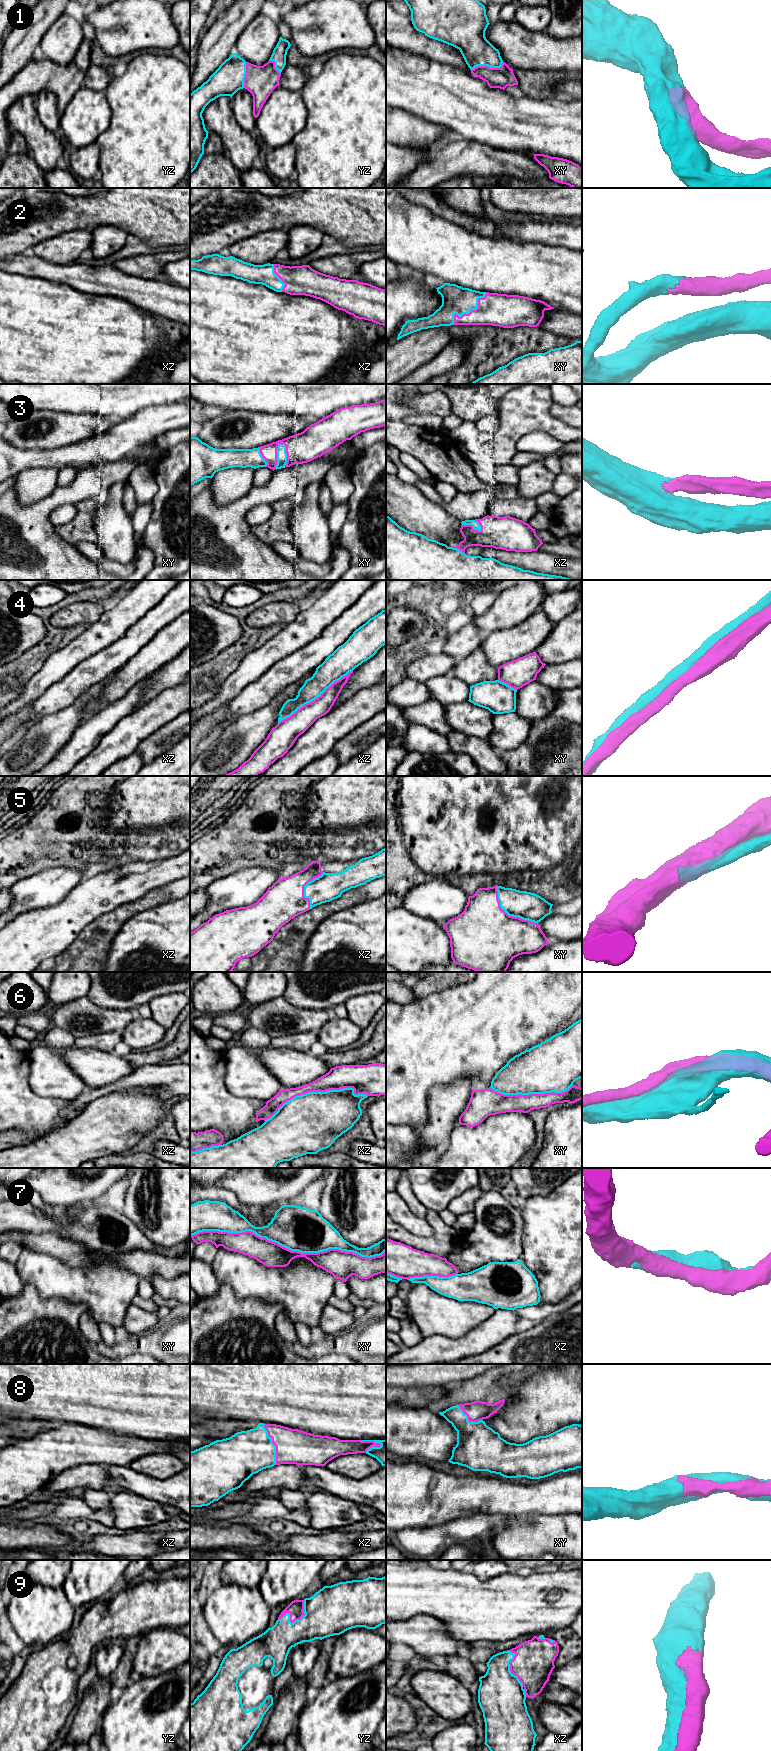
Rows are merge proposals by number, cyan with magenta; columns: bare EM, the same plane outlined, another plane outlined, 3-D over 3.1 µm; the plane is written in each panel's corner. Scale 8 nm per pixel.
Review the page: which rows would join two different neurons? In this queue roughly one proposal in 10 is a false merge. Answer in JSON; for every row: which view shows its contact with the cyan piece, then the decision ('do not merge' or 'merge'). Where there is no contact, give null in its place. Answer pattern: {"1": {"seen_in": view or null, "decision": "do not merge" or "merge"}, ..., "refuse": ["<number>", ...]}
{"1": {"seen_in": "xy", "decision": "merge"}, "2": {"seen_in": "xy", "decision": "merge"}, "3": {"seen_in": "xy", "decision": "merge"}, "4": {"seen_in": "xz", "decision": "do not merge"}, "5": {"seen_in": "xy", "decision": "merge"}, "6": {"seen_in": "xz", "decision": "merge"}, "7": {"seen_in": "xy", "decision": "merge"}, "8": {"seen_in": "xz", "decision": "merge"}, "9": {"seen_in": "yz", "decision": "merge"}, "refuse": ["4"]}

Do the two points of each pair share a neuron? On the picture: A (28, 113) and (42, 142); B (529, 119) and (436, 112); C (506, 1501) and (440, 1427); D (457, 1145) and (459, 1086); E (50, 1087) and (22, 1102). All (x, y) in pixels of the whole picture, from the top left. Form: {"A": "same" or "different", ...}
{"A": "same", "B": "same", "C": "different", "D": "different", "E": "different"}

